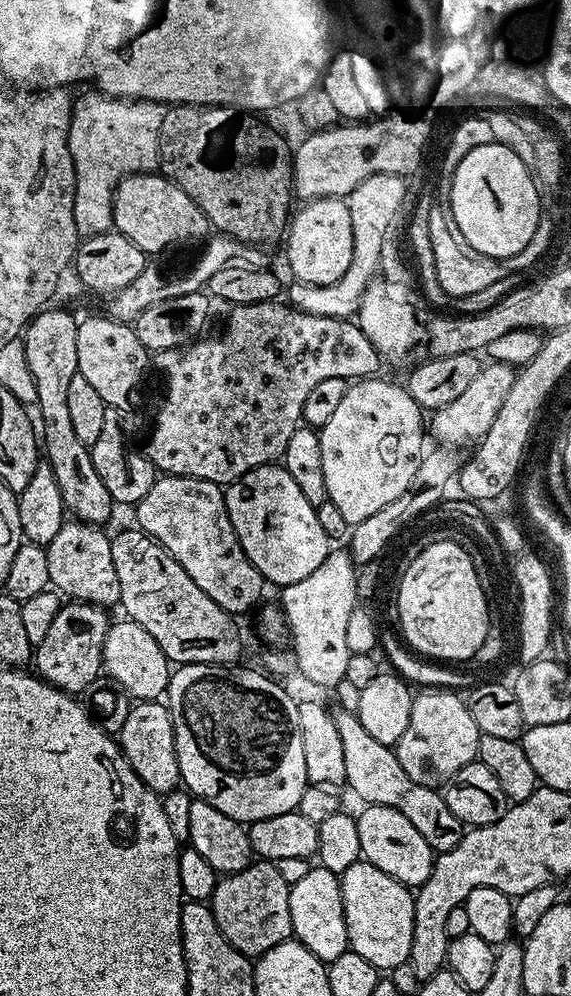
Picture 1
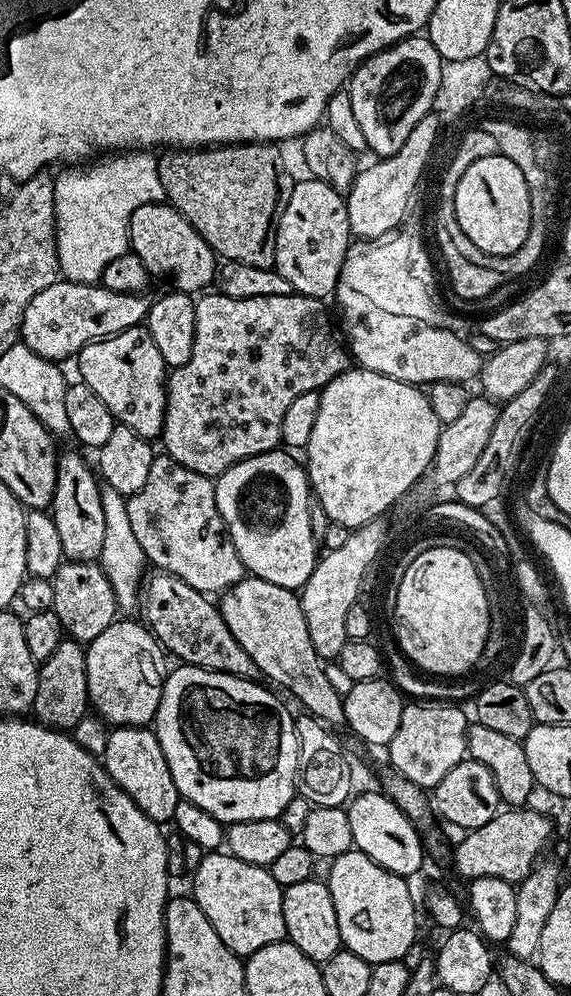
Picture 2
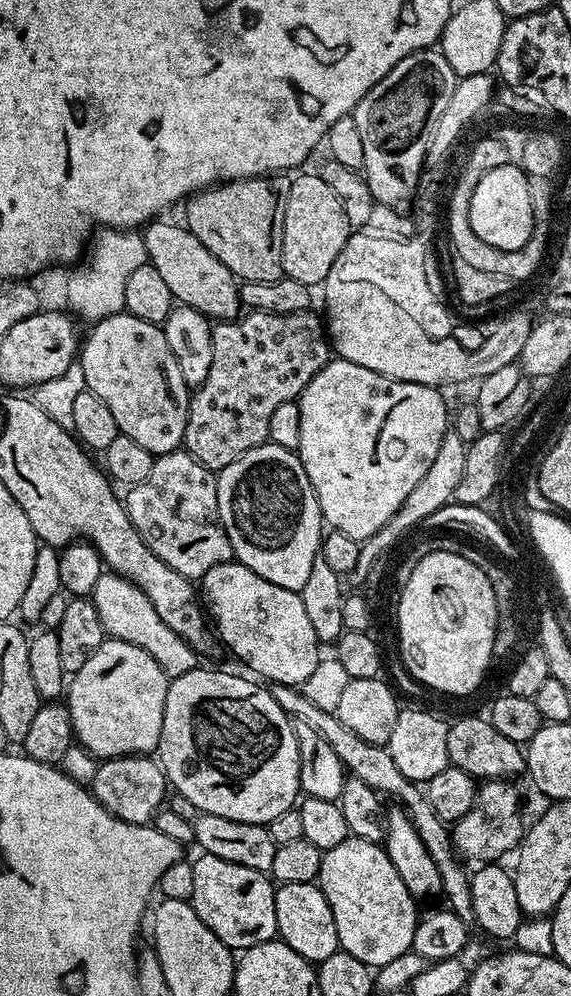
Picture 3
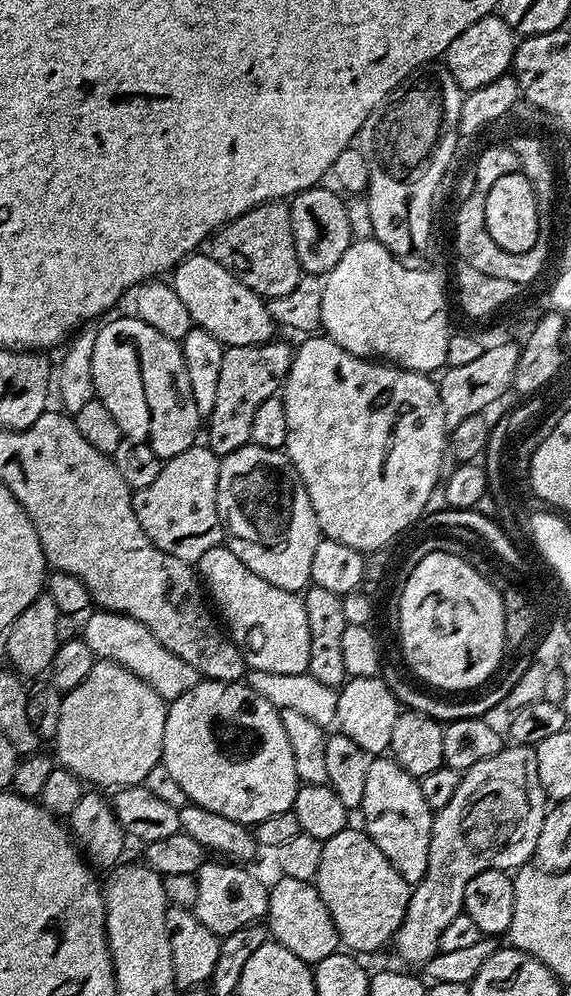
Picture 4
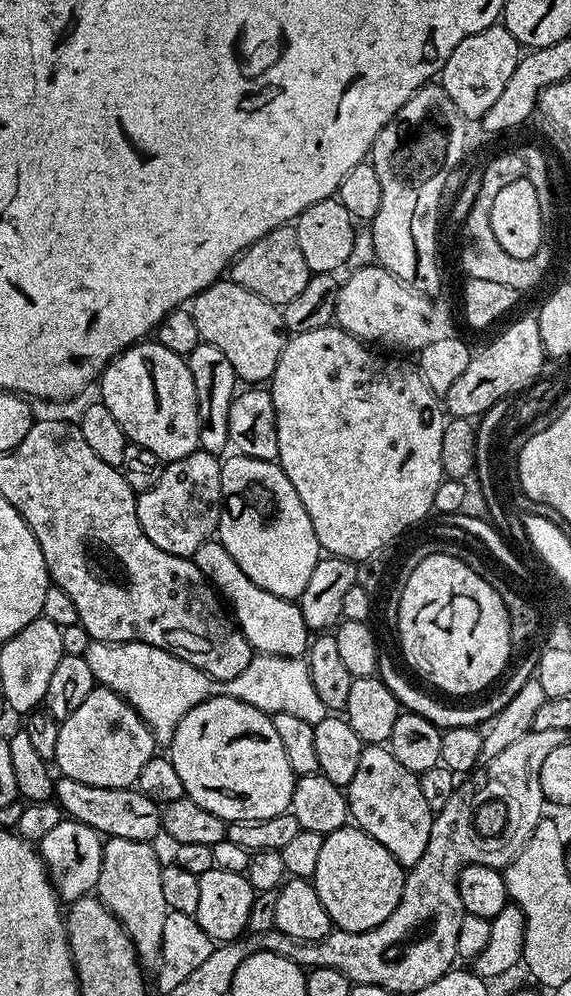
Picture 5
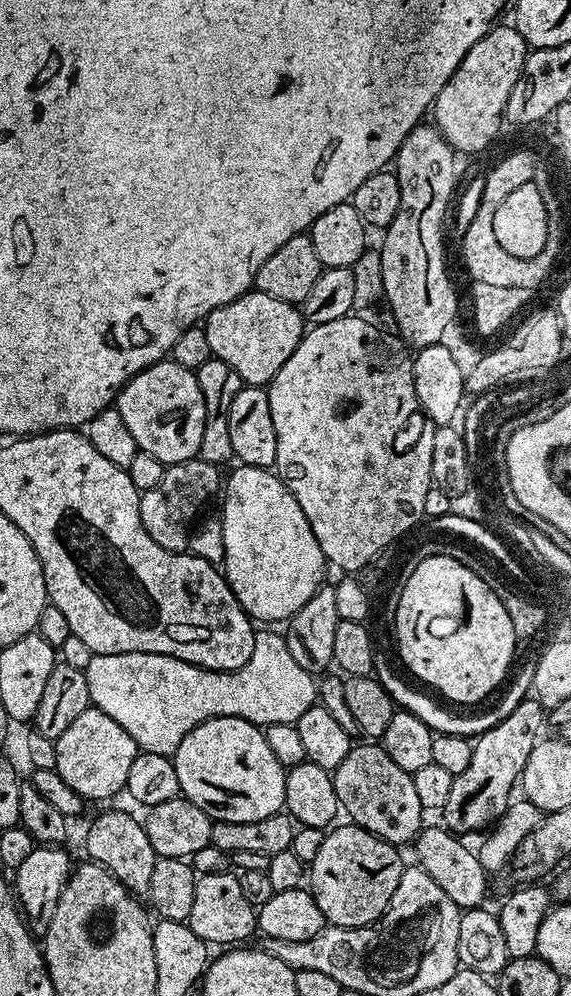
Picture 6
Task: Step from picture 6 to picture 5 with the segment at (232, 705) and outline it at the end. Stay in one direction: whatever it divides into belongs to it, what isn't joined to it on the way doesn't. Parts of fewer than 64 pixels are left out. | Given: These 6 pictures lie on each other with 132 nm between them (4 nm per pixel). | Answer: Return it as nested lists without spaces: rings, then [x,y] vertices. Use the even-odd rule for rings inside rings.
[[[92,640],[84,652],[86,662],[94,674],[97,685],[103,686],[121,696],[133,710],[145,720],[152,730],[157,745],[171,745],[178,722],[211,696],[229,696],[238,698],[250,706],[266,713],[281,712],[294,714],[302,722],[317,724],[322,722],[329,710],[318,698],[317,691],[310,680],[308,661],[295,656],[253,655],[250,666],[238,674],[238,678],[215,680],[210,674],[190,666],[182,658],[135,640],[125,644],[107,644],[101,640]]]

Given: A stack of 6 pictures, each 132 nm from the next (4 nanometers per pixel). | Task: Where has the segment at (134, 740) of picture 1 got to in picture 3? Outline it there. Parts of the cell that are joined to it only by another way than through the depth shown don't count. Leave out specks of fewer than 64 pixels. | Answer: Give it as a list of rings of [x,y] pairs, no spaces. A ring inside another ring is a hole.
[[[151,755],[115,756],[112,760],[98,763],[98,774],[90,786],[92,797],[110,814],[131,824],[153,823],[157,812],[166,800],[166,777],[163,768]]]

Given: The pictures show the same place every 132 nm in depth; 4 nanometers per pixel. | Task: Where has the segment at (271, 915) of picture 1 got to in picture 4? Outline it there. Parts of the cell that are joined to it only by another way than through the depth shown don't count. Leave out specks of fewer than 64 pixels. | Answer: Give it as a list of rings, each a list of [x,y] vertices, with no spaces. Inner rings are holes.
[[[205,862],[197,872],[194,873],[198,882],[198,902],[195,906],[196,917],[202,922],[202,926],[206,926],[212,933],[218,937],[229,936],[234,934],[234,930],[238,930],[247,924],[254,924],[263,921],[268,915],[268,893],[269,889],[264,888],[264,884],[260,880],[255,880],[250,873],[247,872],[247,867],[237,866],[232,862],[216,862],[220,864],[212,864]]]

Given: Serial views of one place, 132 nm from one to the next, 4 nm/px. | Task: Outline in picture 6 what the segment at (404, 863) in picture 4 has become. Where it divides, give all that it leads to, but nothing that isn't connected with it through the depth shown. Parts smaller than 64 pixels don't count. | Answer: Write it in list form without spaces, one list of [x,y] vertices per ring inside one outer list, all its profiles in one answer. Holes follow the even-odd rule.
[[[357,743],[352,747],[350,754],[346,754],[346,758],[342,758],[342,762],[332,772],[334,794],[338,794],[338,802],[343,815],[345,817],[348,815],[347,819],[356,827],[364,828],[388,844],[411,845],[420,835],[422,825],[425,823],[423,822],[424,816],[426,816],[426,809],[422,806],[422,802],[418,802],[418,794],[414,791],[412,773],[402,770],[402,766],[398,766],[398,762],[394,762],[394,758],[390,758],[390,754],[386,754],[386,750],[379,743],[364,743],[368,744]]]

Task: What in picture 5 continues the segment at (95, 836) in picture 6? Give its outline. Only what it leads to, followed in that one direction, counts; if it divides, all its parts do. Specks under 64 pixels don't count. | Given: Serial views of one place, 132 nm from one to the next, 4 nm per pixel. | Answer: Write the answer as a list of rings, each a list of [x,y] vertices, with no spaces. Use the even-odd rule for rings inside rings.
[[[107,837],[102,850],[102,874],[95,895],[115,914],[126,930],[141,965],[152,966],[160,959],[162,929],[170,909],[162,891],[162,859],[146,840]]]

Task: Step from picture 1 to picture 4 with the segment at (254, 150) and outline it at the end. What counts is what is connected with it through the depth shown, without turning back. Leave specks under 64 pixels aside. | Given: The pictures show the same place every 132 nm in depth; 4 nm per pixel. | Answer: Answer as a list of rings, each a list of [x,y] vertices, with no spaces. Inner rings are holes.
[[[271,200],[268,204],[254,206],[216,231],[211,244],[210,254],[219,264],[233,272],[242,286],[268,300],[290,294],[290,290],[298,286],[302,269],[294,246],[292,209],[287,203]]]

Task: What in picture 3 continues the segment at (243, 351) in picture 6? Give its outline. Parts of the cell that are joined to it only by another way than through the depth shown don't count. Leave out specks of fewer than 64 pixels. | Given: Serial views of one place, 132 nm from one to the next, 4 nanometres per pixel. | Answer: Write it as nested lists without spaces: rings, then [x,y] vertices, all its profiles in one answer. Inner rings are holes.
[[[160,222],[149,223],[142,232],[148,251],[148,263],[152,264],[154,270],[158,270],[158,275],[165,280],[173,301],[179,302],[185,308],[198,310],[213,322],[237,319],[242,312],[240,284],[232,271],[222,266],[222,262],[218,262],[218,258],[214,258],[214,254],[210,254],[210,250],[206,250],[206,246],[202,246],[202,242],[198,242],[198,238],[194,238],[194,234],[188,231],[187,227],[156,223]]]

